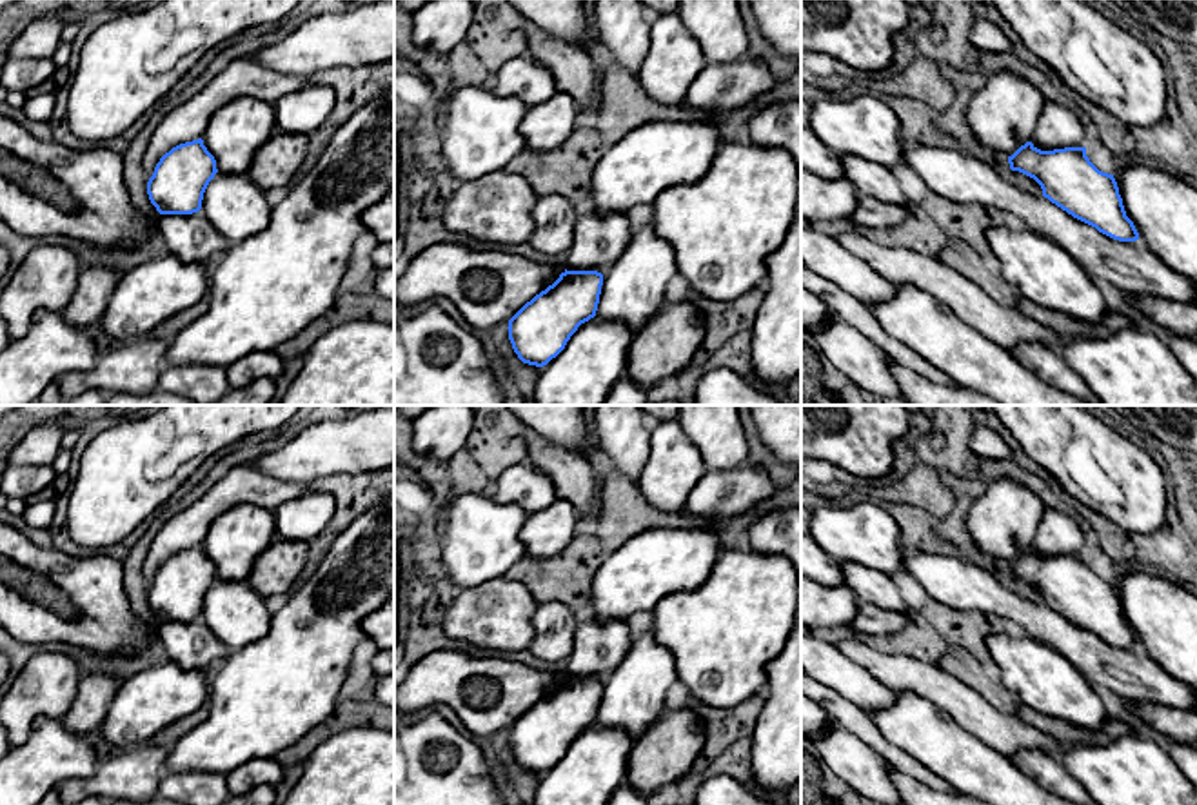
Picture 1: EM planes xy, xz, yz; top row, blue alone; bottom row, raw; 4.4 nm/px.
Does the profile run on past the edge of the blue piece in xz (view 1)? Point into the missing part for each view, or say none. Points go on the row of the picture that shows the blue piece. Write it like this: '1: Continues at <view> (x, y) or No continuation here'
1: No continuation here

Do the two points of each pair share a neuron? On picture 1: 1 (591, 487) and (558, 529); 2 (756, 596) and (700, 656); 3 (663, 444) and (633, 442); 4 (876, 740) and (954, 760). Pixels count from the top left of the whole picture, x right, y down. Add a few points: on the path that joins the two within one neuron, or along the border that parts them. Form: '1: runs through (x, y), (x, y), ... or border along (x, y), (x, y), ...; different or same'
1: border along (558, 495), (578, 509); different
2: runs through (745, 611), (714, 642); same
3: border along (652, 426), (647, 462), (638, 478); different
4: border along (869, 715), (890, 742), (930, 771); different

